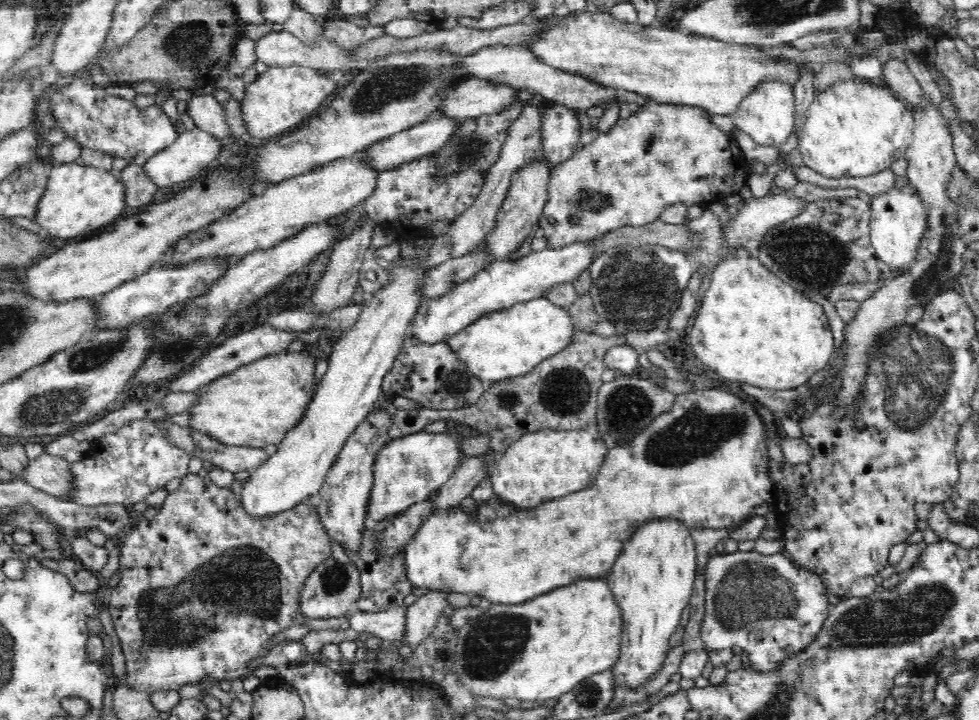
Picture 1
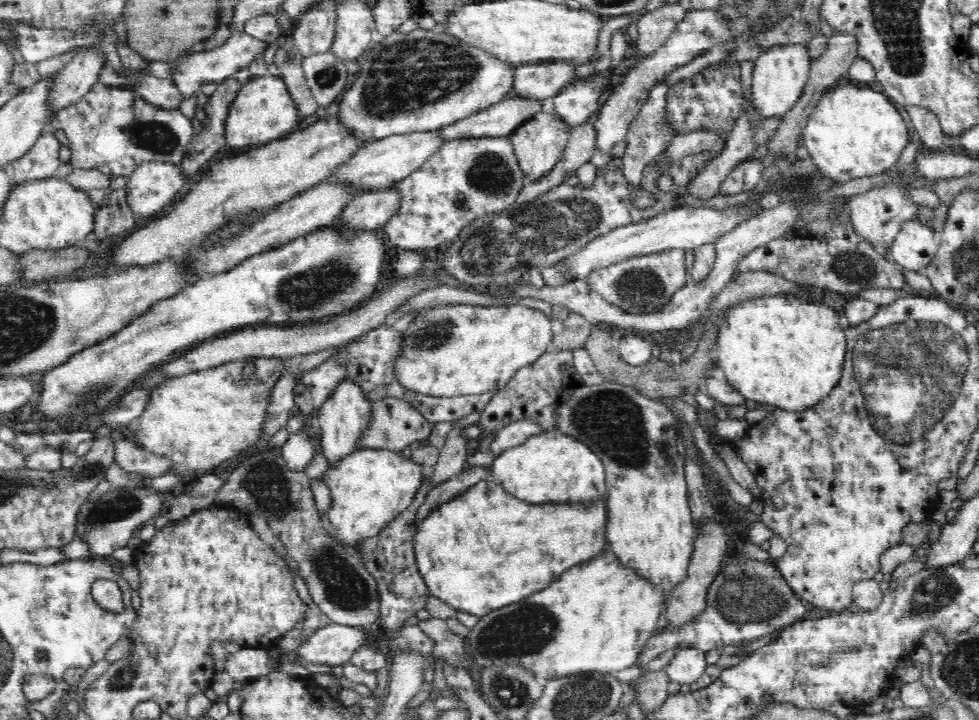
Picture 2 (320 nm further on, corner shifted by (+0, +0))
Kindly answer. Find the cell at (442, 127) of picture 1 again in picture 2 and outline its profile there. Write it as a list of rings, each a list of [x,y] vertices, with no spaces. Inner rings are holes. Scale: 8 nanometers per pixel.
[[[506,96],[474,115],[444,126],[438,131],[438,139],[446,143],[466,138],[509,137],[541,107],[539,100]]]

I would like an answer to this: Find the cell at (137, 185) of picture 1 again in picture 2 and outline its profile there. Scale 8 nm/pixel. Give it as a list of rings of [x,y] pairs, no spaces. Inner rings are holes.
[[[96,188],[88,194],[96,209],[93,230],[96,240],[119,237],[134,228],[137,216],[128,205],[127,188]]]

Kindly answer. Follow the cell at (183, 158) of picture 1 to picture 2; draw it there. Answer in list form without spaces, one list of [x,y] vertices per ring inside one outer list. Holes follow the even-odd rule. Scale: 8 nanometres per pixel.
[[[161,161],[142,162],[127,178],[128,205],[134,209],[138,220],[148,222],[152,217],[158,216],[166,206],[170,207],[173,204],[173,199],[186,182],[180,164]]]

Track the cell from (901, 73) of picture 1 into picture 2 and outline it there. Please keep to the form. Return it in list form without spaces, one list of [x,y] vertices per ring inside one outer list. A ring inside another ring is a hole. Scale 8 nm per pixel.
[[[906,105],[910,121],[921,141],[930,150],[944,150],[944,133],[934,111],[922,105]]]

